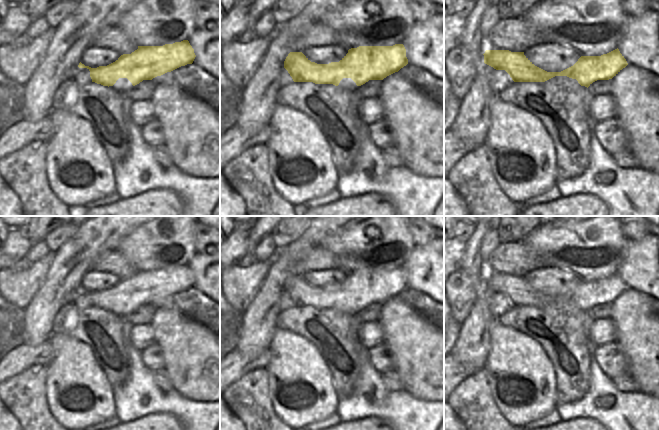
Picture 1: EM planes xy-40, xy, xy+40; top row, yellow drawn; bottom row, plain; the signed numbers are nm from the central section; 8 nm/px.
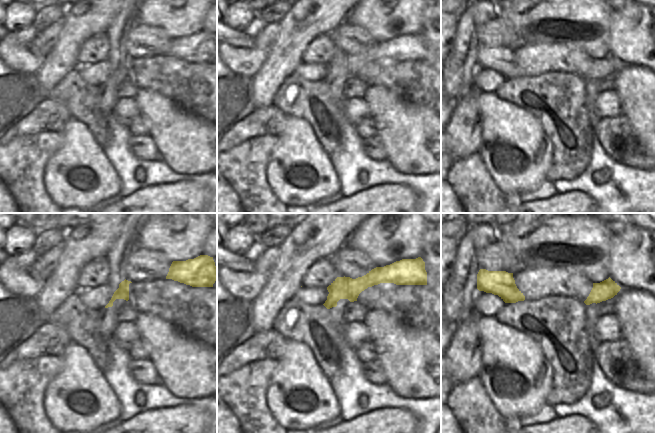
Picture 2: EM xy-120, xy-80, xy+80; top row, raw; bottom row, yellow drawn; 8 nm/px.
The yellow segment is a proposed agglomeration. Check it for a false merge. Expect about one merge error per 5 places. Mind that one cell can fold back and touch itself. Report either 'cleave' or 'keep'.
keep

